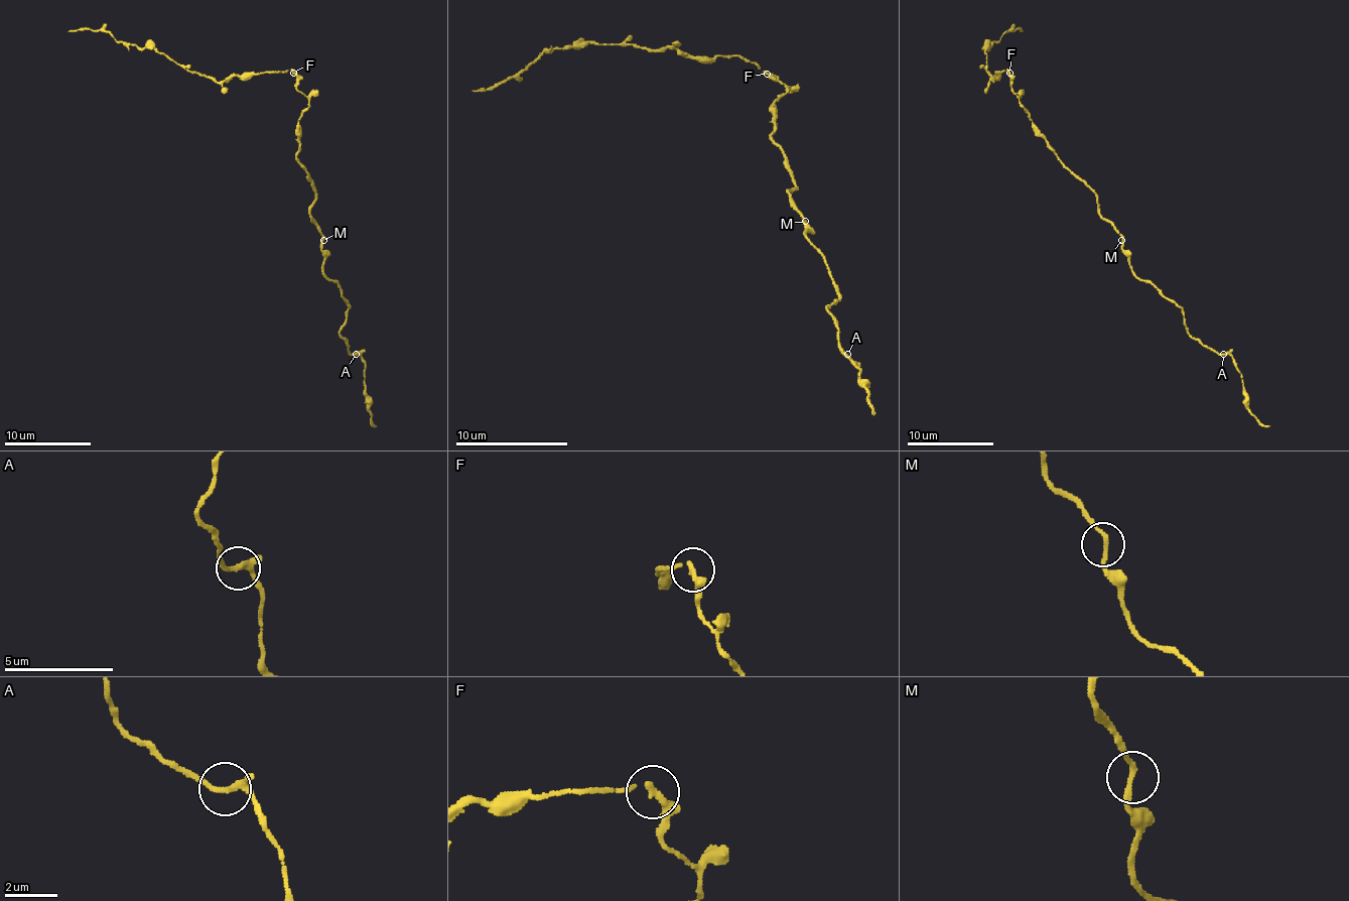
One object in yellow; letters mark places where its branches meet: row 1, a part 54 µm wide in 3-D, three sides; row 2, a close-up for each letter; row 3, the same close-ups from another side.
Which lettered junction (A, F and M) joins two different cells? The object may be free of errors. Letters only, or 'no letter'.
no letter

